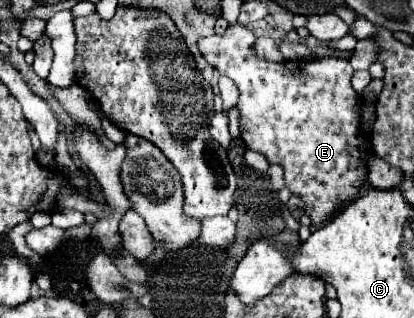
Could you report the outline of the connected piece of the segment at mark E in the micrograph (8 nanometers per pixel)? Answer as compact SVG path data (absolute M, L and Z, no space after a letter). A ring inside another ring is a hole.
M236 23L226 29L224 35L210 35L198 39L198 49L202 57L218 69L220 75L230 77L238 91L240 99L236 109L240 113L240 139L252 151L262 153L270 165L280 165L284 169L284 181L292 195L298 195L306 203L306 215L312 225L320 225L330 219L330 215L342 209L346 203L354 201L360 195L360 189L366 185L368 175L368 151L372 149L369 138L360 133L360 93L350 85L354 69L348 59L326 57L318 61L284 61L270 63L254 51L256 37L254 33Z

